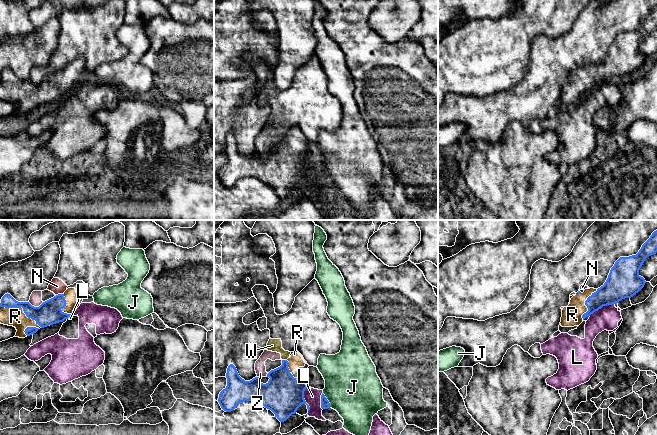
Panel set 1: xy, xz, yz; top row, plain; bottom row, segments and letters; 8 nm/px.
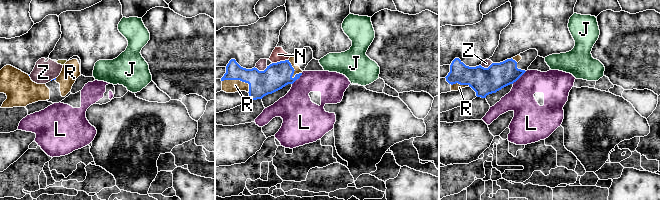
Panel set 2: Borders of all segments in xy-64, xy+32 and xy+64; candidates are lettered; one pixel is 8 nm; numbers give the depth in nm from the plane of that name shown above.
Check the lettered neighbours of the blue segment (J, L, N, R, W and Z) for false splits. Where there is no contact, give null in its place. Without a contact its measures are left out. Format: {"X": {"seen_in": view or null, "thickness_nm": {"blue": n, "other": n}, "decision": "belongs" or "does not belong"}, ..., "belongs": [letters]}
{"J": {"seen_in": "xz", "thickness_nm": {"blue": 70, "other": 440}, "decision": "does not belong"}, "L": {"seen_in": "yz", "thickness_nm": {"blue": 240, "other": 190}, "decision": "does not belong"}, "N": {"seen_in": "xy", "thickness_nm": {"blue": 190, "other": 120}, "decision": "does not belong"}, "R": {"seen_in": "xy", "thickness_nm": {"blue": 190, "other": 150}, "decision": "belongs"}, "W": {"seen_in": "xz", "thickness_nm": {"blue": 280, "other": 110}, "decision": "does not belong"}, "Z": {"seen_in": "xy", "thickness_nm": {"blue": 190, "other": 100}, "decision": "does not belong"}, "belongs": ["R"]}

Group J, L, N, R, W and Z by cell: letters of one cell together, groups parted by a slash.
J / L / N W Z / R

